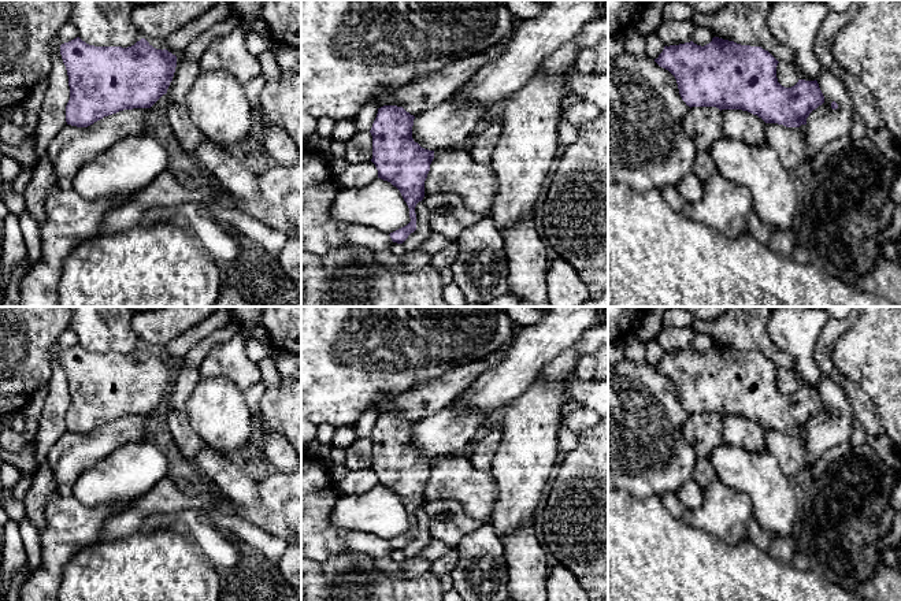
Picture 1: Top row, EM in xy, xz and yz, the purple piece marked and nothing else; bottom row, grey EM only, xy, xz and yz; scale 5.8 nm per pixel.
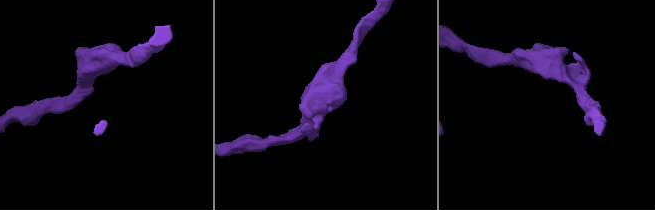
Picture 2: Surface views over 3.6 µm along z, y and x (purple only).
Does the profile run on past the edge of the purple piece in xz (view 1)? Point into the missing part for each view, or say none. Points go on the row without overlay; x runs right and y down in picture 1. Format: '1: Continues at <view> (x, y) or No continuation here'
1: No continuation here

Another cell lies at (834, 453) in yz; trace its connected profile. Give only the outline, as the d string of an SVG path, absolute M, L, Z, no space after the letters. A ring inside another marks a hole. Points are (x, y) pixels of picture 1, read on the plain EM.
M838 444L827 449L823 456L809 468L809 482L819 479L828 468L831 463L835 463L842 456L849 453L852 449L850 444Z

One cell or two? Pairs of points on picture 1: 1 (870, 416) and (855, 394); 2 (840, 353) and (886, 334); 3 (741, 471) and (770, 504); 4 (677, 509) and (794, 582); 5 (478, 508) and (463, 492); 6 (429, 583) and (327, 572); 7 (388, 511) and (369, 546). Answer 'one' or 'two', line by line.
1: one
2: one
3: one
4: two
5: one
6: one
7: two

